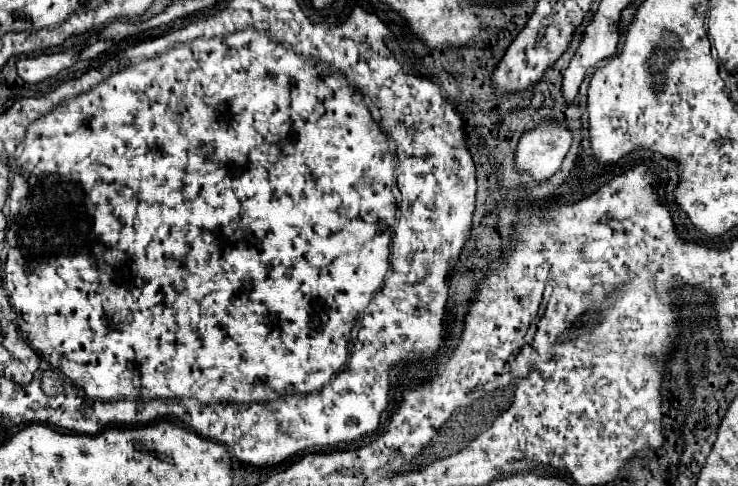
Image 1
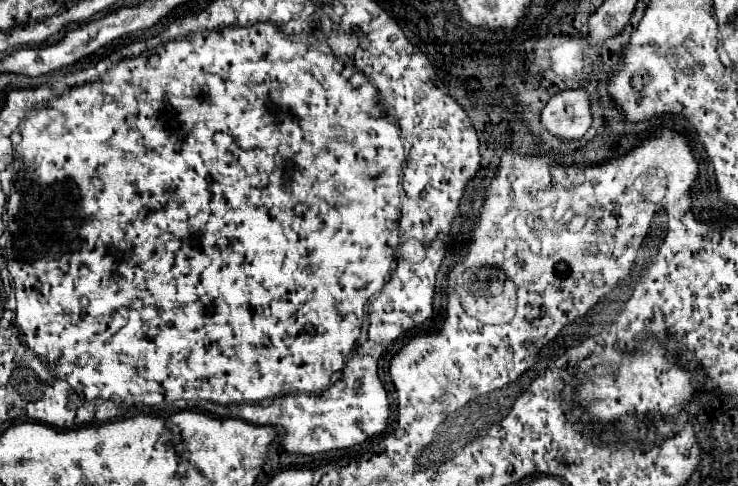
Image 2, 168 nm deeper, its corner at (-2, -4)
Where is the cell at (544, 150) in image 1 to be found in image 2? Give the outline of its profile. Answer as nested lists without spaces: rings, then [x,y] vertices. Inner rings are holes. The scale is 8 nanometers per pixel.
[[[585,89],[559,91],[541,113],[543,127],[561,139],[581,139],[591,121],[591,97]]]

